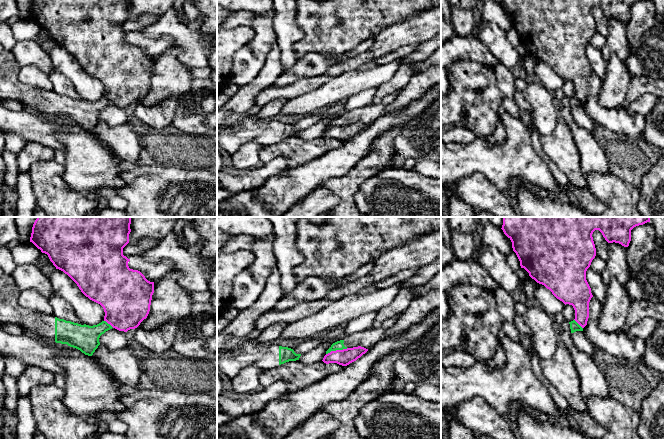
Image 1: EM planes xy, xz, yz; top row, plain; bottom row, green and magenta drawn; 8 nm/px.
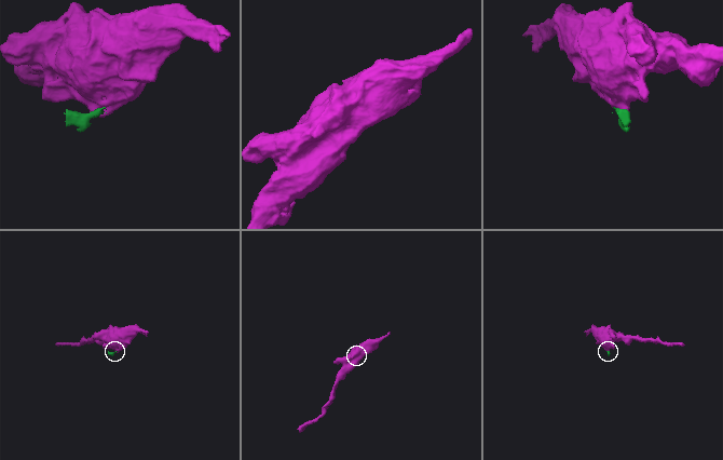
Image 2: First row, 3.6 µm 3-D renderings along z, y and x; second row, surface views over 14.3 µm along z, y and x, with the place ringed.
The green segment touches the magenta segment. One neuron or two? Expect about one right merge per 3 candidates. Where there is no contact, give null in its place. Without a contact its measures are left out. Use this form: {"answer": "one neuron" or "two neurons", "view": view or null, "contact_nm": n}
{"answer": "two neurons", "view": "xz", "contact_nm": 180}

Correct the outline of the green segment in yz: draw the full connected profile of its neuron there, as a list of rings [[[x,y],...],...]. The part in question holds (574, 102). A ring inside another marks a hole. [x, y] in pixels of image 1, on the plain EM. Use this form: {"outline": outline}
{"outline": [[[575,97],[569,98],[571,105],[571,114],[575,123],[586,130],[593,131],[595,123],[593,120],[586,114],[583,104]]]}

